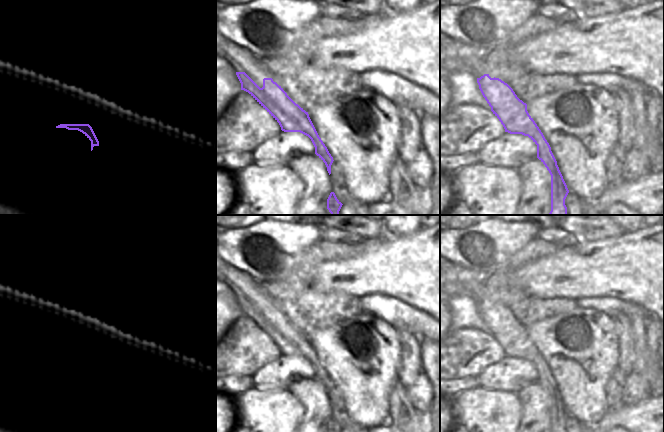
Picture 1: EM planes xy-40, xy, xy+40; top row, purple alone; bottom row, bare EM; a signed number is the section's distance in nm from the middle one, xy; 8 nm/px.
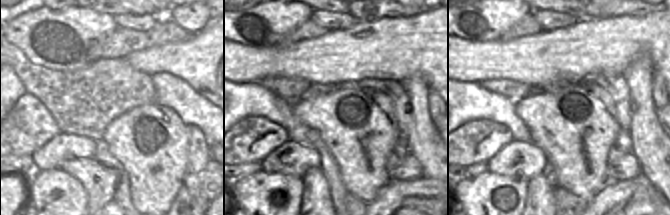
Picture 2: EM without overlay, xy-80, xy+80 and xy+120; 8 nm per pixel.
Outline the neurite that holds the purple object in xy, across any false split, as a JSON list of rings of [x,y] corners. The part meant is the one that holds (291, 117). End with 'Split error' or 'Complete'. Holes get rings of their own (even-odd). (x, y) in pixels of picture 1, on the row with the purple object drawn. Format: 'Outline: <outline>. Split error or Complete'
Outline: [[[216,29],[216,54],[226,60],[241,83],[241,90],[248,92],[280,125],[284,132],[300,132],[308,136],[314,147],[315,154],[325,163],[329,175],[333,157],[319,137],[308,112],[301,108],[284,90],[275,82],[275,75],[266,67],[266,58],[259,58],[248,49],[234,43],[222,36]]]. Split error.

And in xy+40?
Outline: [[[470,56],[463,61],[463,70],[470,70],[477,78],[479,89],[505,132],[528,136],[537,145],[537,158],[551,175],[551,211],[549,215],[567,215],[565,199],[567,185],[543,133],[529,115],[524,103],[504,81],[489,75],[486,60]]]. Split error.

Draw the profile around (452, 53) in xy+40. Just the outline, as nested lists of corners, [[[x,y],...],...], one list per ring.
[[[445,36],[440,44],[440,67],[448,72],[458,72],[463,70],[463,61],[470,56],[482,59],[489,52],[490,50],[480,50]]]

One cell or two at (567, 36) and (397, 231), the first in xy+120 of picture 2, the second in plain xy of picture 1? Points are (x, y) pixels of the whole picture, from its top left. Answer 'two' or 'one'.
two

